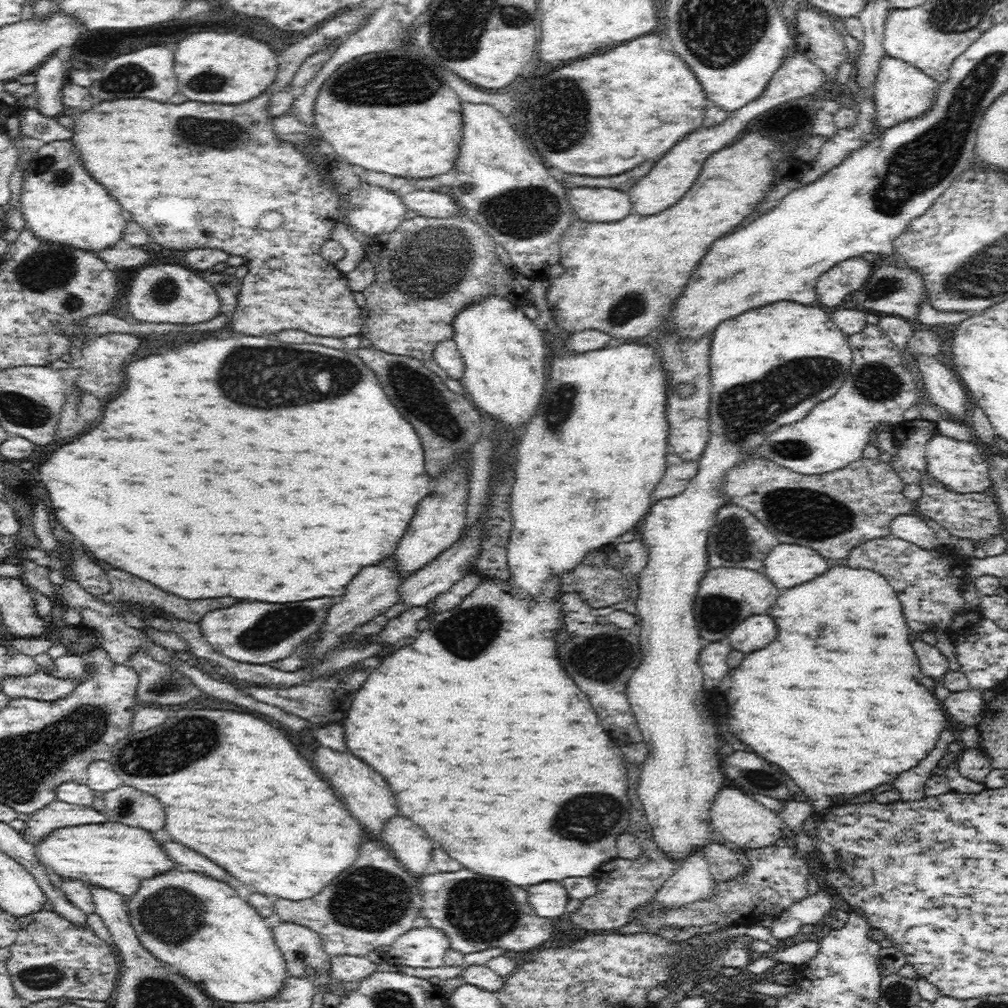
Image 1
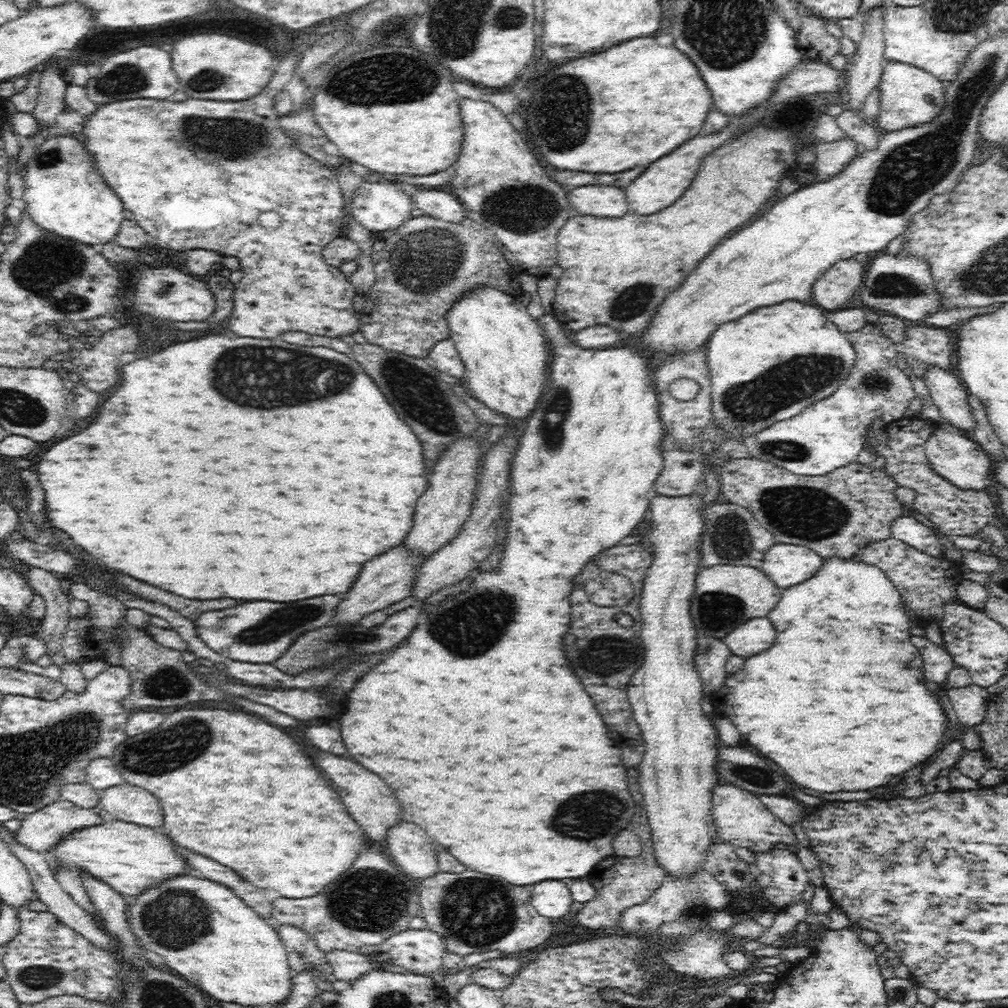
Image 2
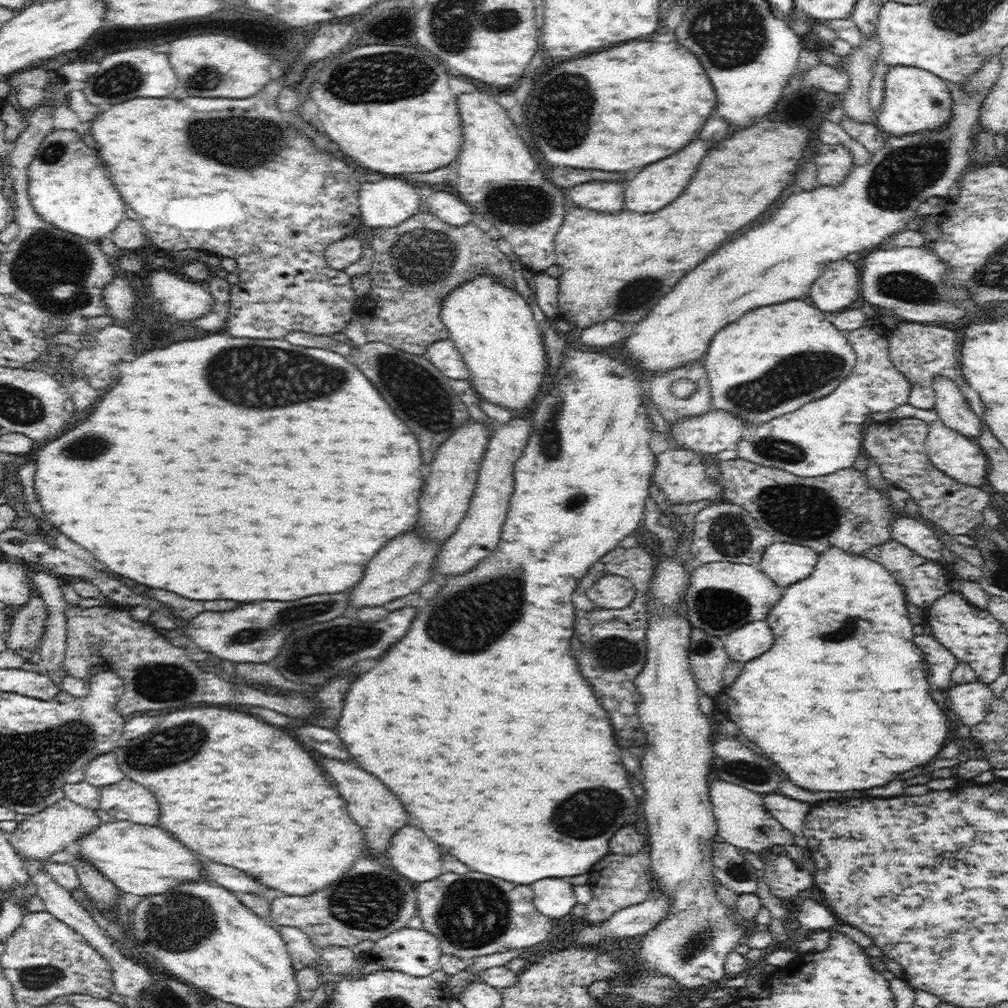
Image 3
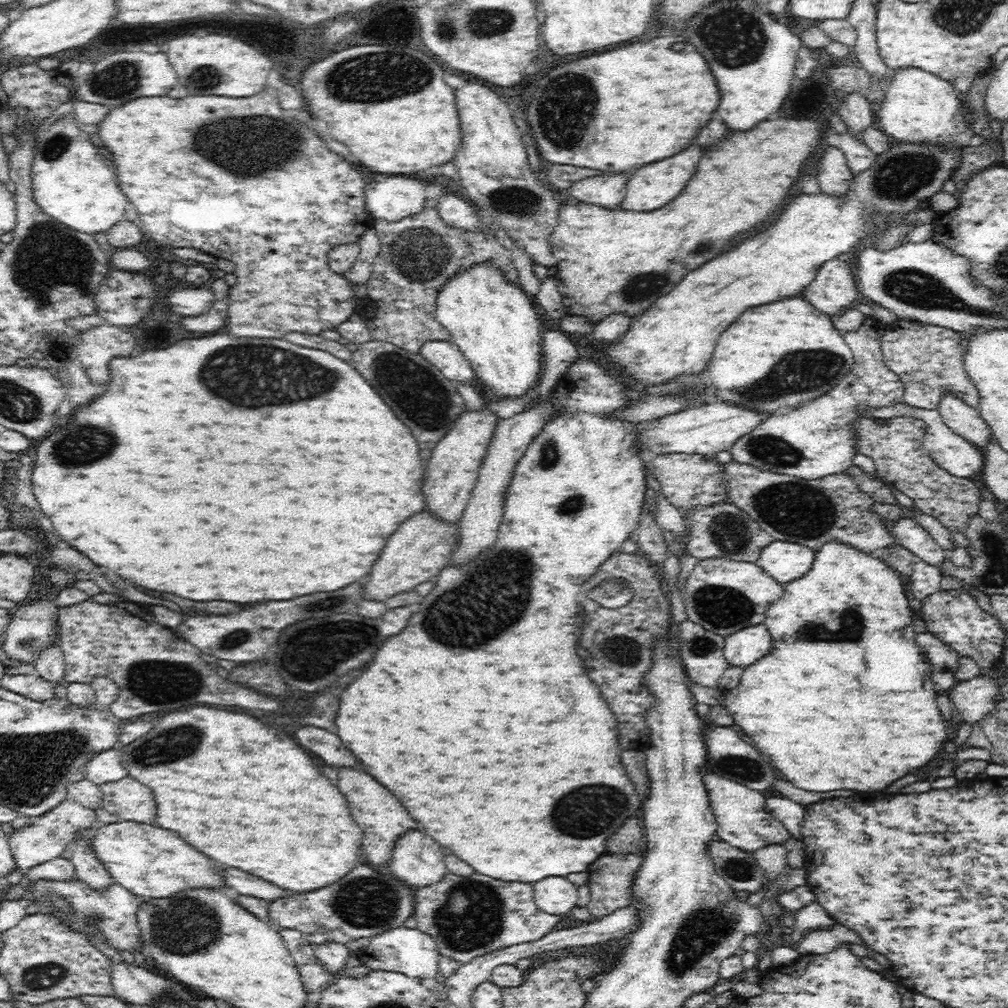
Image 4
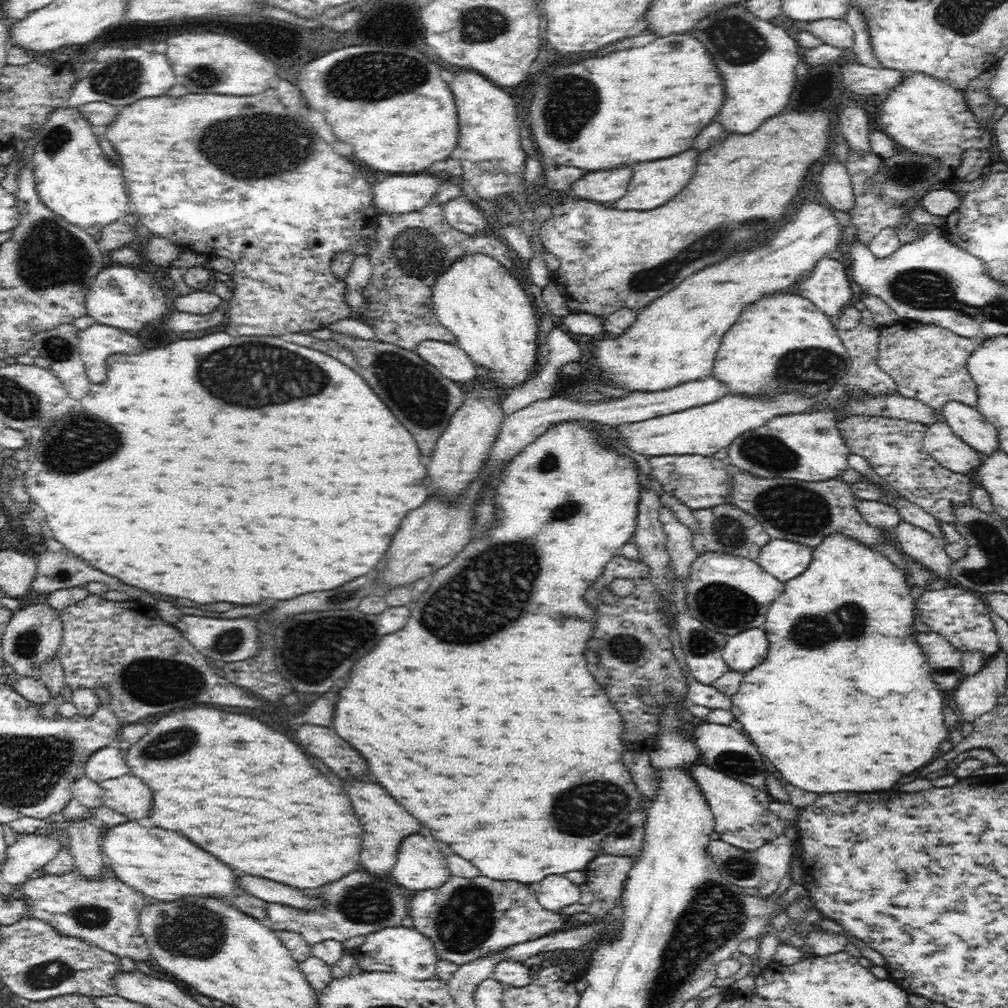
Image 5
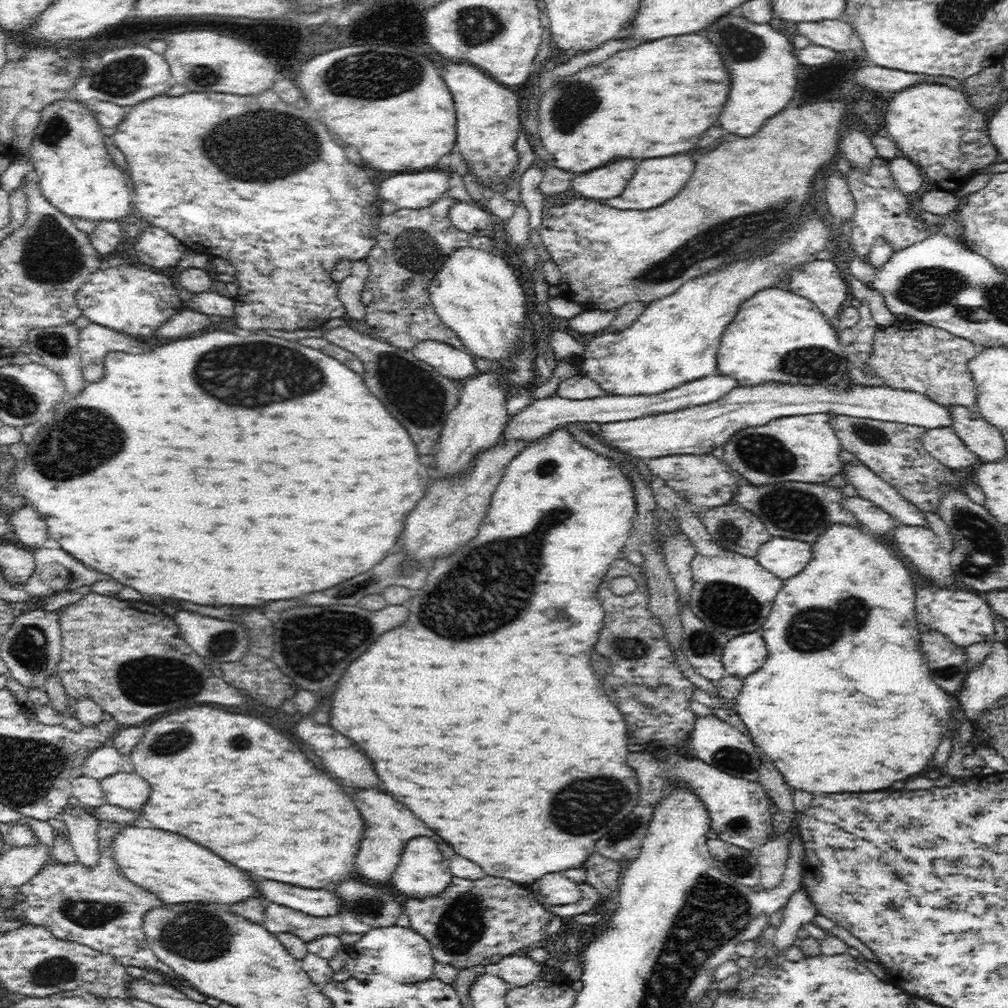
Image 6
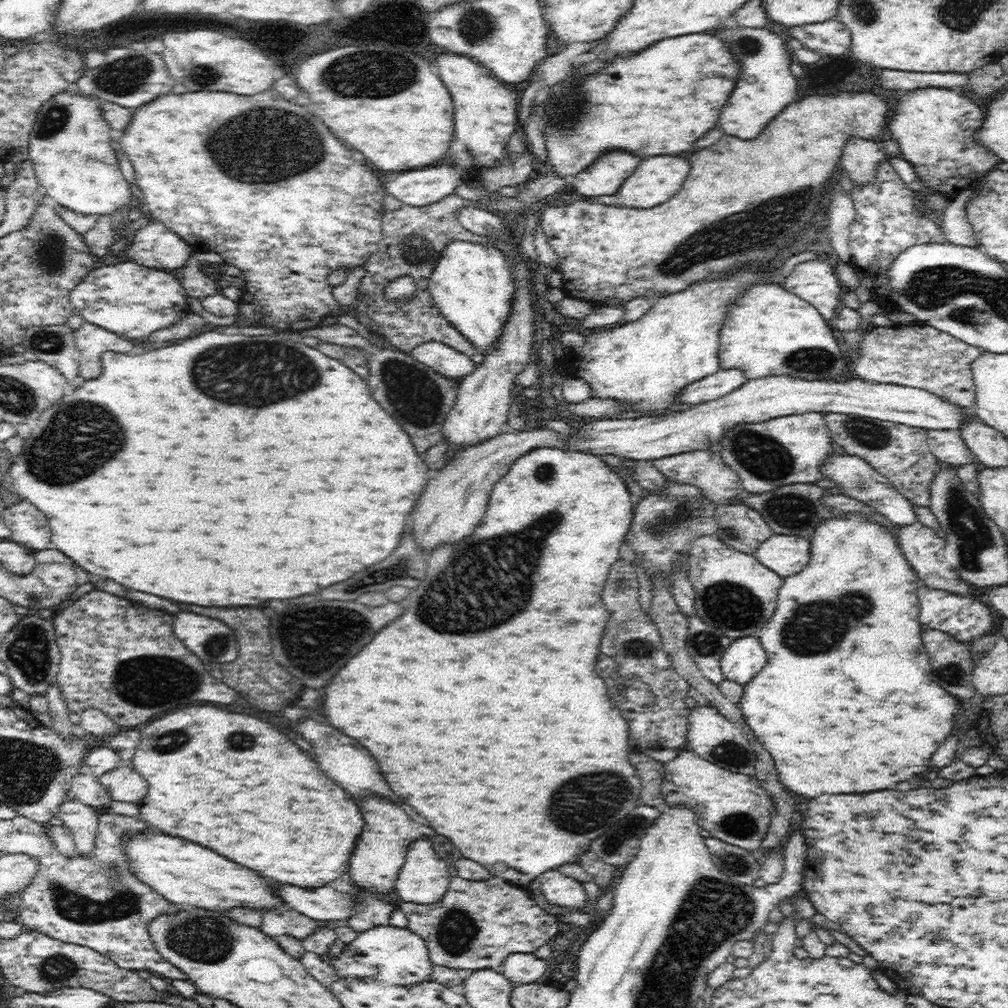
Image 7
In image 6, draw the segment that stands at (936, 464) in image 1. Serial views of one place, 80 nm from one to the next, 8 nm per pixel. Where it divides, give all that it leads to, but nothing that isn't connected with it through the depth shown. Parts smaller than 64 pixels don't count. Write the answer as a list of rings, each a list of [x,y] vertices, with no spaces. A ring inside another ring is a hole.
[[[946,428],[928,429],[923,438],[924,448],[941,464],[949,467],[954,472],[957,469],[970,467],[980,461],[954,432],[954,429]]]

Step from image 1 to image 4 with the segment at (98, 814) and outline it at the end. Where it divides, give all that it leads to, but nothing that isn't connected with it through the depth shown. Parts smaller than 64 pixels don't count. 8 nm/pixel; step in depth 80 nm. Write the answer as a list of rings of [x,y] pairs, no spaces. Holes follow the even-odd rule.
[[[66,798],[52,807],[48,814],[32,819],[28,826],[14,829],[13,833],[8,836],[8,842],[14,861],[16,861],[16,868],[6,874],[6,880],[3,883],[17,885],[27,870],[47,860],[60,857],[66,846],[76,838],[85,837],[91,840],[96,834],[98,825],[94,809],[86,808],[74,799]]]

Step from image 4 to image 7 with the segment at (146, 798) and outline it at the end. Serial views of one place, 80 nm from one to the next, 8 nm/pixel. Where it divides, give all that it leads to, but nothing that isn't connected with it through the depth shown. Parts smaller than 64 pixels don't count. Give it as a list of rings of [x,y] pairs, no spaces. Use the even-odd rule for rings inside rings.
[[[124,764],[99,777],[113,800],[139,802],[148,792],[146,779],[132,765]]]

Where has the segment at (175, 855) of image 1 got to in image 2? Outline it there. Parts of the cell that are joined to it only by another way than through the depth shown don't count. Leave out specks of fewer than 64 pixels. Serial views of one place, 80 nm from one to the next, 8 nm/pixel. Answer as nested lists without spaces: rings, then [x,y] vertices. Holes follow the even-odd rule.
[[[178,848],[178,852],[184,854],[184,858],[188,860],[192,870],[198,870],[198,874],[196,874],[198,878],[210,878],[210,880],[226,884],[230,888],[234,888],[238,882],[242,882],[242,878],[232,868],[222,866],[222,864],[218,864],[212,858],[206,858],[202,854],[196,854],[192,850],[182,850],[182,848]]]

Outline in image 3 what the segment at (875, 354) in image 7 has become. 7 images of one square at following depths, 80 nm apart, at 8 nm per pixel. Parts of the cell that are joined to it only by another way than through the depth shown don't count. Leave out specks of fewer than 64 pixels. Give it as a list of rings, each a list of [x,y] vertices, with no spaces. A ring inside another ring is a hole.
[[[900,320],[896,328],[888,331],[888,355],[894,367],[910,381],[909,404],[920,409],[935,409],[936,398],[932,388],[935,376],[946,375],[954,381],[962,395],[966,397],[967,404],[982,420],[984,415],[981,396],[966,382],[960,362],[956,357],[957,332],[949,326],[934,323],[918,323]]]

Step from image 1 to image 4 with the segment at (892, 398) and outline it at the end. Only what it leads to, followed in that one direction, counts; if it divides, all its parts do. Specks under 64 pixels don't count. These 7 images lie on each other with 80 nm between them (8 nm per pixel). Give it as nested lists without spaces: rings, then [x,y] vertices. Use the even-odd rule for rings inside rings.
[[[866,315],[862,326],[841,332],[853,354],[853,370],[826,396],[762,420],[757,428],[732,445],[730,452],[734,462],[750,464],[762,472],[808,480],[844,473],[852,467],[852,458],[857,454],[855,422],[860,418],[860,411],[868,407],[883,408],[904,403],[904,383],[898,373],[886,366],[882,356],[881,340],[885,330],[886,326],[875,317]]]

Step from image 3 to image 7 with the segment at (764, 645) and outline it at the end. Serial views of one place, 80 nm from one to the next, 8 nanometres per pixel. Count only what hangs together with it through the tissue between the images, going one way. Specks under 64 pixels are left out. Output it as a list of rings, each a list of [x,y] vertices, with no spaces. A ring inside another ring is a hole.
[[[757,636],[733,639],[722,655],[720,668],[726,680],[746,686],[767,663],[767,654]]]

